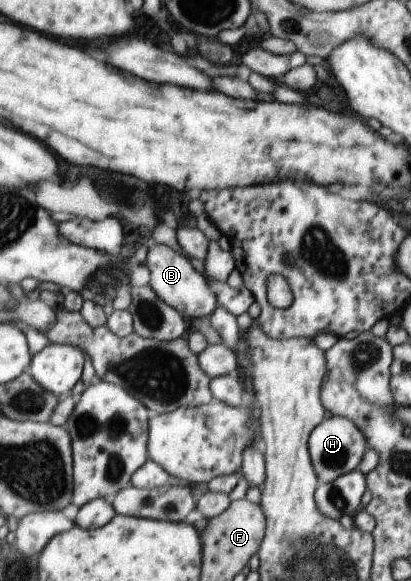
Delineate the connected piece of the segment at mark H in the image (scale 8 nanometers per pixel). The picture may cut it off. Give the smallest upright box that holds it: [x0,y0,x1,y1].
[311,415,369,483]

